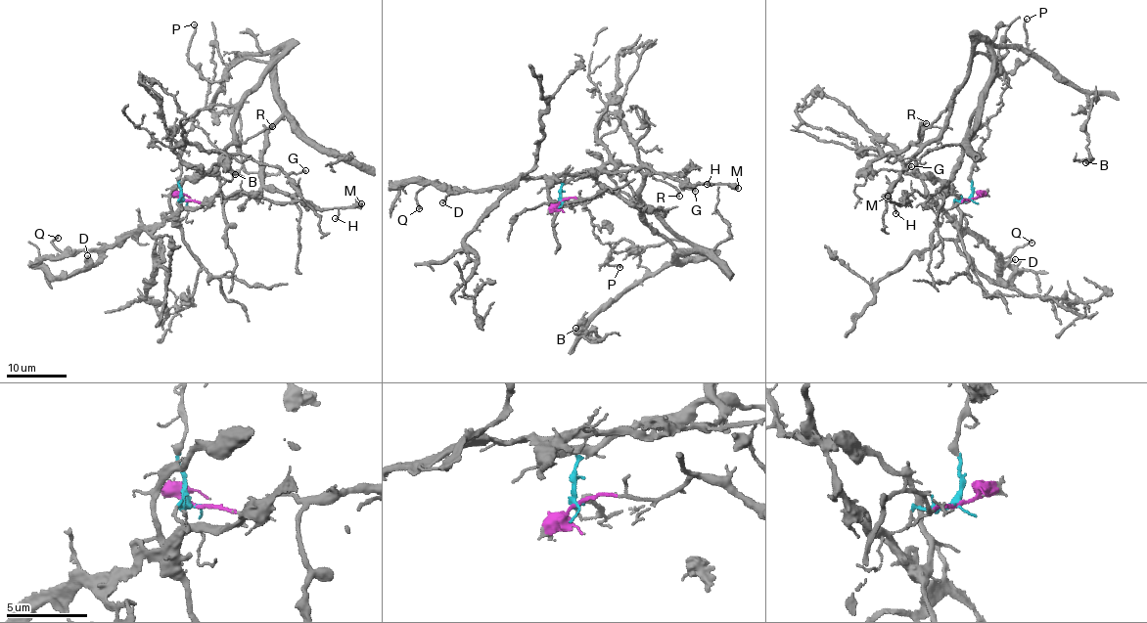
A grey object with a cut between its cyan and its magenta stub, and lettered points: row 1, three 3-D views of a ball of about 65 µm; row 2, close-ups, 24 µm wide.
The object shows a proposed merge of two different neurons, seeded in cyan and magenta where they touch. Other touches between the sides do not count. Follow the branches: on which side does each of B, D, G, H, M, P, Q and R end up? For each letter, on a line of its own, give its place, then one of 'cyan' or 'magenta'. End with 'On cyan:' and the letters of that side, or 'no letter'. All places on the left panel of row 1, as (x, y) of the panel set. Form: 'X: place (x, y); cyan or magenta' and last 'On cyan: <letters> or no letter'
B: place (235, 174); magenta
D: place (87, 255); cyan
G: place (305, 170); magenta
H: place (335, 218); cyan
M: place (361, 203); cyan
P: place (194, 24); magenta
Q: place (58, 238); cyan
R: place (272, 126); magenta
On cyan: D, H, M, Q

